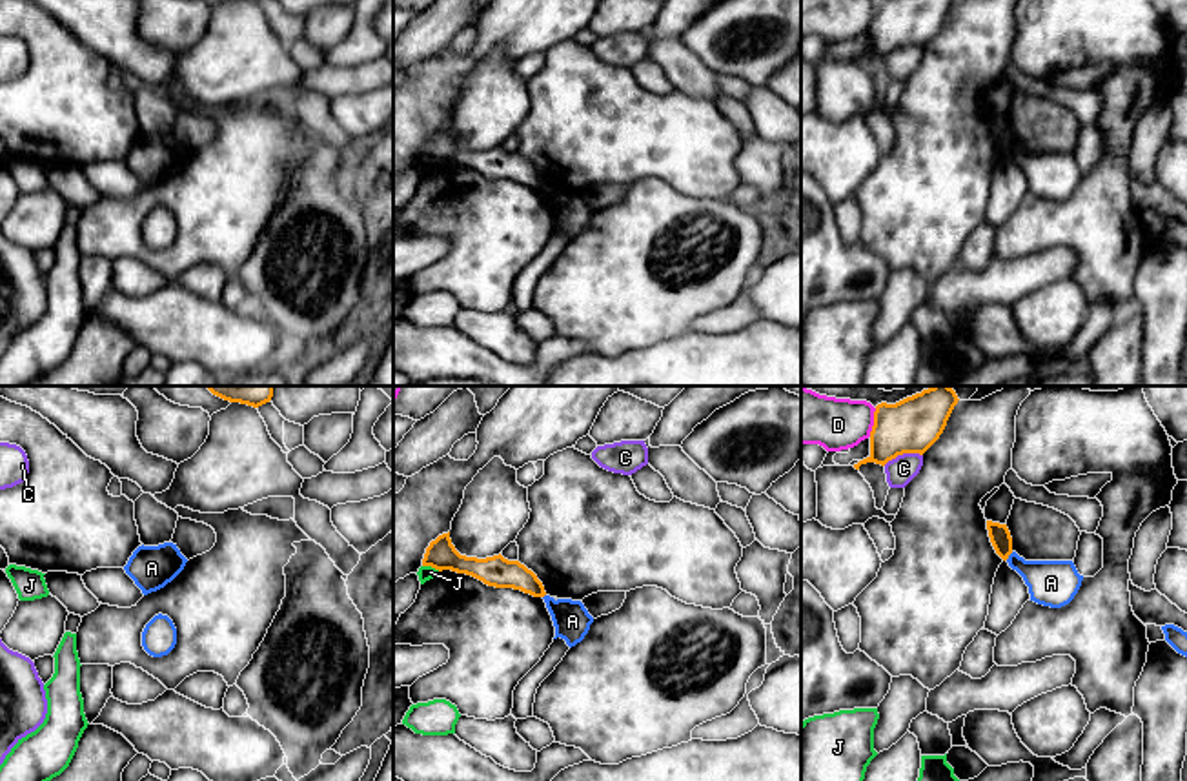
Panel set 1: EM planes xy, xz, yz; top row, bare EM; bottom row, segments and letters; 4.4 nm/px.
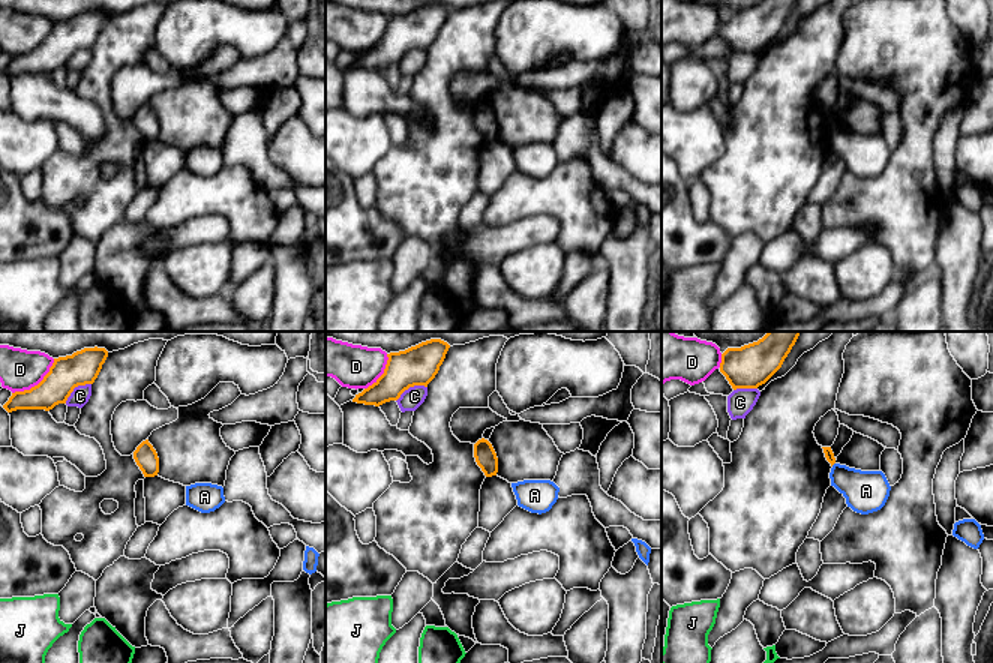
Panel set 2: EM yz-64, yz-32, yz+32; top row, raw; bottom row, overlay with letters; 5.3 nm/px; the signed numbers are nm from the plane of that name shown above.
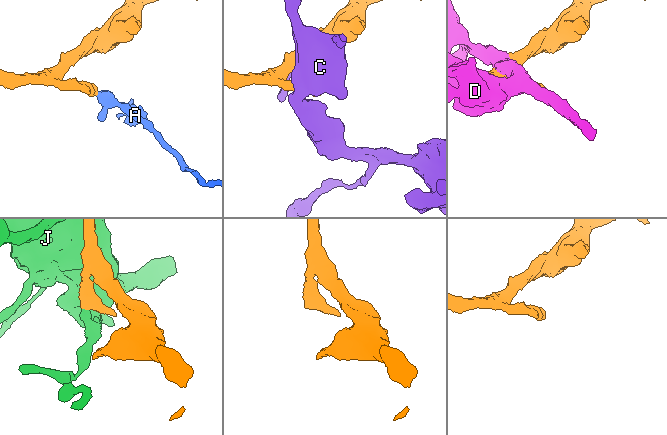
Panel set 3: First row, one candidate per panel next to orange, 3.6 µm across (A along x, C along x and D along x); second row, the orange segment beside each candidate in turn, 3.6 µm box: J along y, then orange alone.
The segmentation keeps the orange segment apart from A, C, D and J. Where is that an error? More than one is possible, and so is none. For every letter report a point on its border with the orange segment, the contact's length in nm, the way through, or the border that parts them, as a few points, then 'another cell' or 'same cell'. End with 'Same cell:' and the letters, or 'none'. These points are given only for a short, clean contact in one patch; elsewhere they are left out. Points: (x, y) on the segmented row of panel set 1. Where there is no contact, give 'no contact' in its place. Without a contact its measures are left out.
A: meets orange in yz at (1009, 554); contact 50 nm long; border along yz (1013, 552), (1005, 559); another cell
C: meets orange in yz at (902, 454); contact 180 nm long; border along yz (922, 454), (898, 454), (883, 465); another cell
D: meets orange in yz at (874, 423); contact 130 nm long; another cell
J: meets orange in xz at (432, 567); contact 80 nm long; border along xz (423, 565), (439, 570); another cell
Same cell: none

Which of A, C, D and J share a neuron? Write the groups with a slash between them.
A / C / D / J

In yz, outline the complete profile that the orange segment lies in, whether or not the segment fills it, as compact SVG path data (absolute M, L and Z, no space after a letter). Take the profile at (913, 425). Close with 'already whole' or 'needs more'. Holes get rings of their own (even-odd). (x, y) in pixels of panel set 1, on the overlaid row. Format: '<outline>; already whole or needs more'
M932 386L896 404L878 404L870 431L870 455L854 468L859 470L867 462L885 466L903 453L923 455L943 433L958 401L950 386Z; already whole

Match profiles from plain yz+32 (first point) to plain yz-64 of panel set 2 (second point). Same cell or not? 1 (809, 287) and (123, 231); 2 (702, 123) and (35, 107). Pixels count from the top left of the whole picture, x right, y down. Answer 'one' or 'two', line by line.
1: two
2: two

